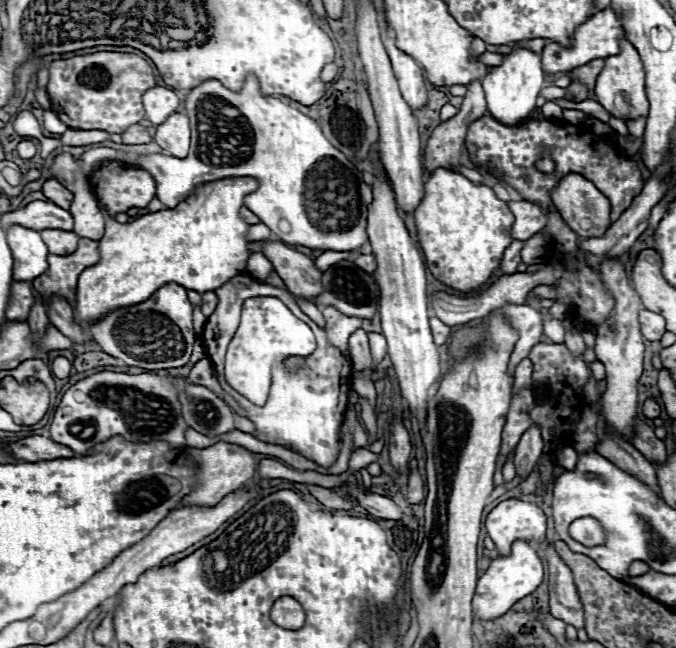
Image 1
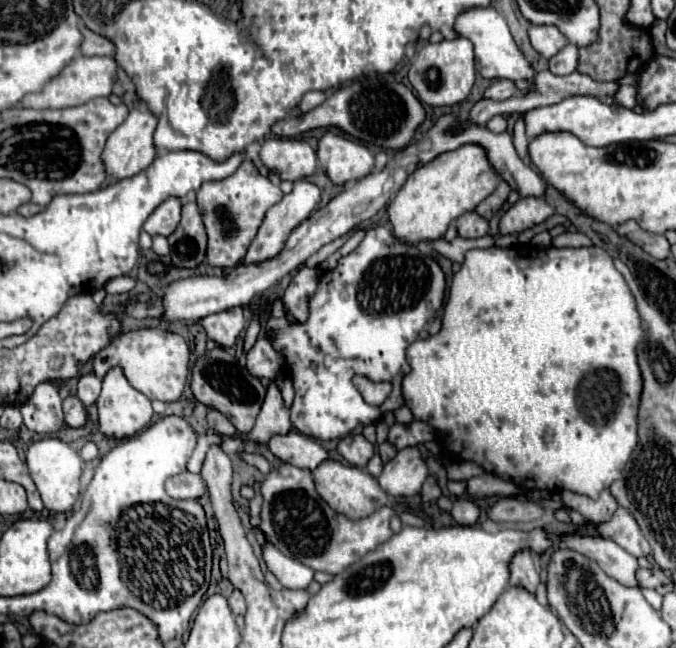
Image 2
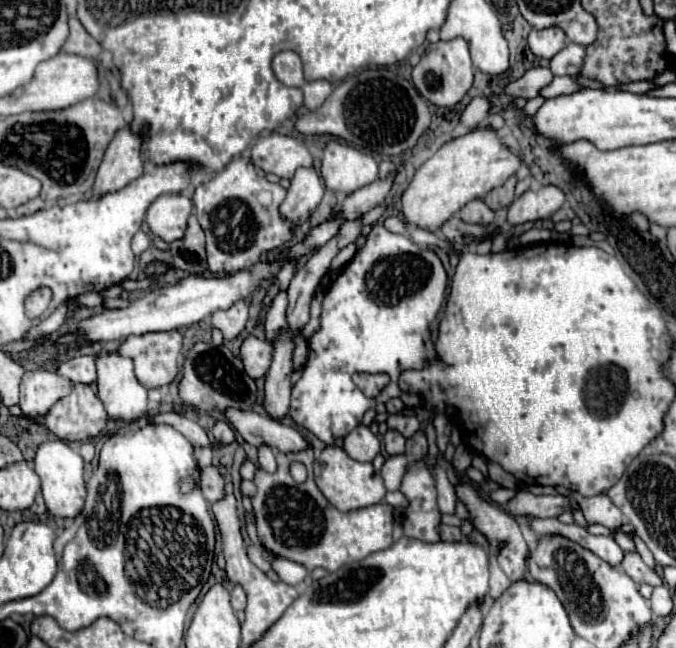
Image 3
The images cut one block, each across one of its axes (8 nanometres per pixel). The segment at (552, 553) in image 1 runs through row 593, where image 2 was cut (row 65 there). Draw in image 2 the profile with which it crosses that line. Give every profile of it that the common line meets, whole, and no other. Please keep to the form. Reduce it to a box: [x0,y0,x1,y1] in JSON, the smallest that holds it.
[550,44,578,74]

